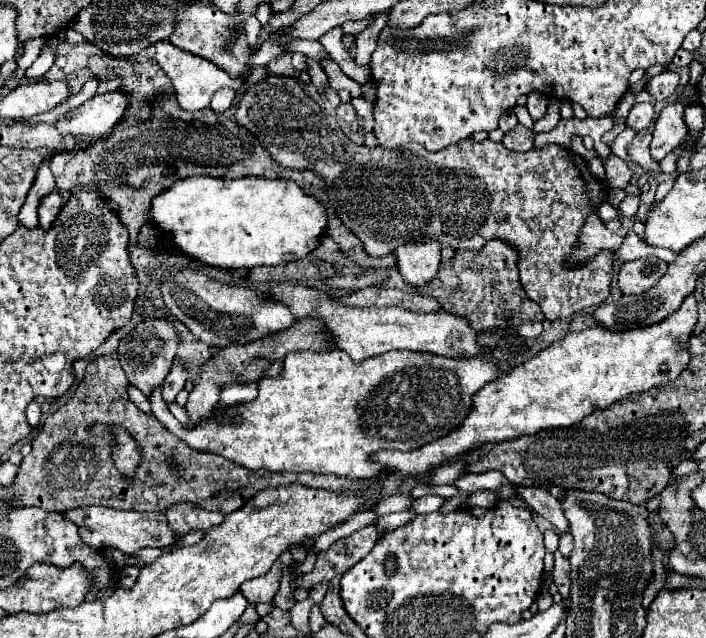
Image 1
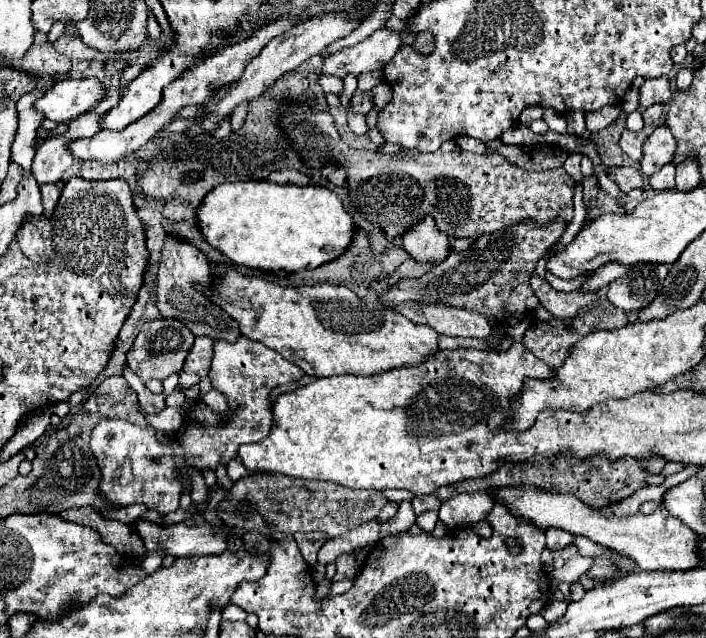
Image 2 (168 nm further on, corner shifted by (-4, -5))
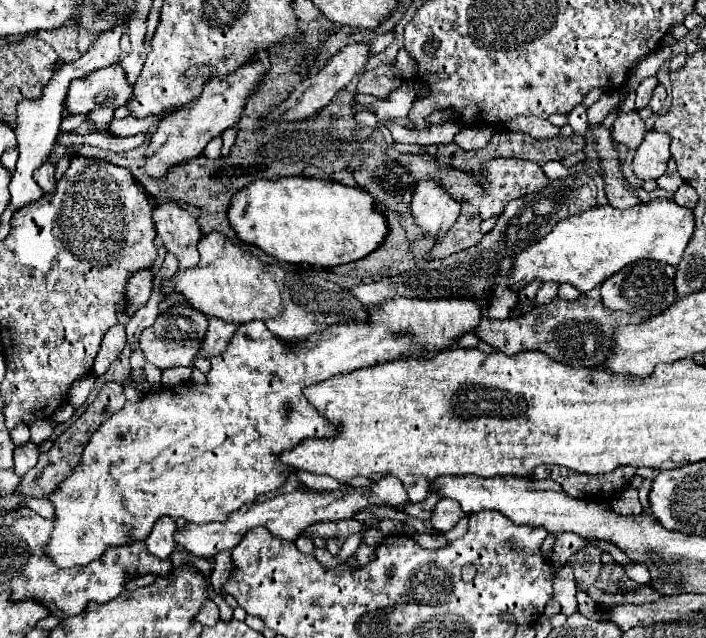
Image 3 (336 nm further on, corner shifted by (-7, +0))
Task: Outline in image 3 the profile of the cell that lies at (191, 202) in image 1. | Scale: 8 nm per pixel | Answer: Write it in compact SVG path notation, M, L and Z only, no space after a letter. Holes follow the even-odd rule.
M282 177L280 181L258 179L252 185L238 191L228 209L228 219L238 233L238 237L246 243L252 243L286 263L308 263L318 267L336 267L344 263L358 261L360 257L370 255L388 235L386 215L374 205L370 193L360 187L348 187L342 183L326 181L326 179L308 179L308 177Z

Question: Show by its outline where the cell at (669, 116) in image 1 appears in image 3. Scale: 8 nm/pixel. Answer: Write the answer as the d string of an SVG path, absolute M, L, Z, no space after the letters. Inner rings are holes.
M648 131L642 145L636 151L636 177L642 181L656 181L666 173L666 161L670 159L670 137L666 133Z

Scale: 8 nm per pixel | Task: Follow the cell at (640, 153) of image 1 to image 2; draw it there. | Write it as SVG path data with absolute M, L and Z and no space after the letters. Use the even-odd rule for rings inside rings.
M625 130L623 134L621 134L621 150L631 158L631 160L635 160L635 162L639 162L641 158L643 158L643 142L645 142L645 132L637 132L637 134L633 134L633 132L629 132L629 130Z

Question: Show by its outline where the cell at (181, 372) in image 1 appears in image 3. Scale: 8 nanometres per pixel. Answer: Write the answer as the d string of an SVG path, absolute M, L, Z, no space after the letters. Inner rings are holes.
M210 319L210 327L208 327L208 333L206 333L206 339L204 339L204 345L198 353L198 357L210 357L210 355L216 355L220 351L226 349L226 345L230 343L232 335L236 333L238 325L234 323L226 323L222 319Z

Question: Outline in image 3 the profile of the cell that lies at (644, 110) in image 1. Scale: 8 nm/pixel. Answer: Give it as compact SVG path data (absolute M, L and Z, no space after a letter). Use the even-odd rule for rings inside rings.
M656 85L654 95L652 95L652 99L650 99L650 107L652 107L654 113L658 113L658 111L662 109L664 99L666 99L666 89L664 89L664 85Z

